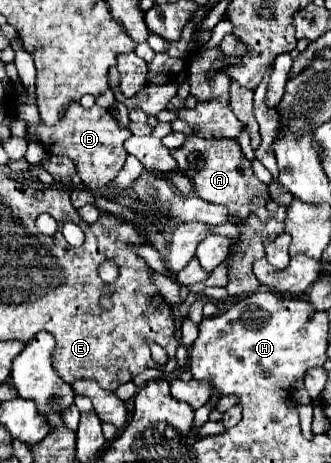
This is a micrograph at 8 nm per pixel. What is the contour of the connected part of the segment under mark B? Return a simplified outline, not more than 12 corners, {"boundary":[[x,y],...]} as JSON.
{"boundary":[[74,102],[58,124],[28,124],[48,154],[70,158],[94,194],[128,156],[106,108]]}

